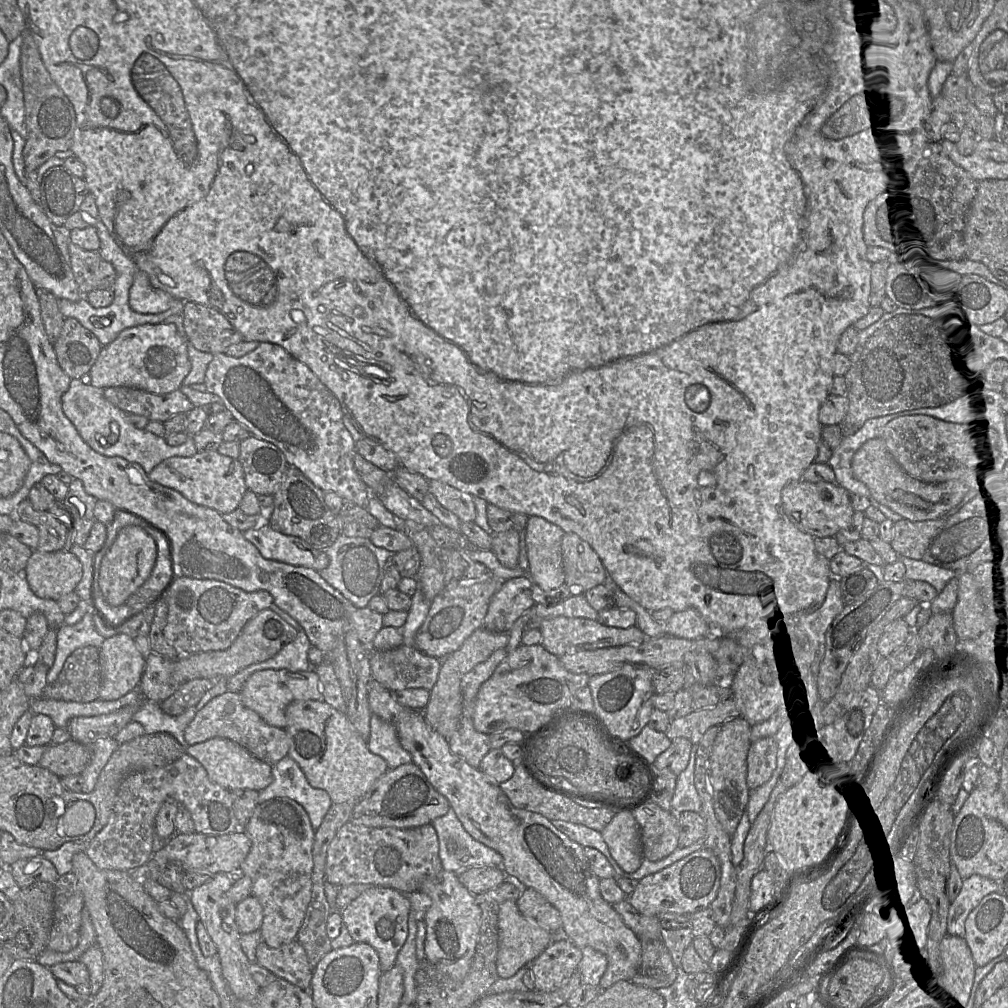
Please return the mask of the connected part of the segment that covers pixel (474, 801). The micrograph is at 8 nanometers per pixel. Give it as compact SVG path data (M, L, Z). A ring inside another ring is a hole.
M373 678L369 682L368 701L374 715L396 727L401 746L410 753L412 762L421 769L432 786L448 800L450 808L455 811L464 829L475 840L501 854L503 857L501 868L507 877L515 877L527 888L534 889L558 910L562 934L574 945L590 946L606 956L607 969L598 985L601 991L618 981L630 981L640 966L641 941L625 925L612 905L601 896L600 879L592 871L584 854L584 847L556 829L552 822L541 814L515 808L498 783L451 752L448 740L429 726L422 711L412 710L399 704L391 691Z

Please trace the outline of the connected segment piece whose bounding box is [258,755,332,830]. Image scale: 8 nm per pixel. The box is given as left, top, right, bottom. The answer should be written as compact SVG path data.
M285 756L272 765L273 781L258 795L258 804L276 797L287 797L298 802L307 812L313 829L318 829L332 806L329 794L312 787L297 762Z

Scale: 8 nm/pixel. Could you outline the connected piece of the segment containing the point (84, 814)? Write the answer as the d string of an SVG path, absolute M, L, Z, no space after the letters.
M74 802L59 817L57 831L60 836L75 837L84 835L92 828L95 816L95 808L90 802Z

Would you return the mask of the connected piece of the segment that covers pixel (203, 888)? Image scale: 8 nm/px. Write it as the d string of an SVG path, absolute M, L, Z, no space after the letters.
M216 874L199 887L189 891L188 899L196 911L199 921L205 926L207 933L217 947L221 963L222 975L229 991L236 1000L251 1001L259 993L260 987L249 972L250 962L241 947L241 933L235 922L234 904L227 896L233 883L233 877L227 874Z

